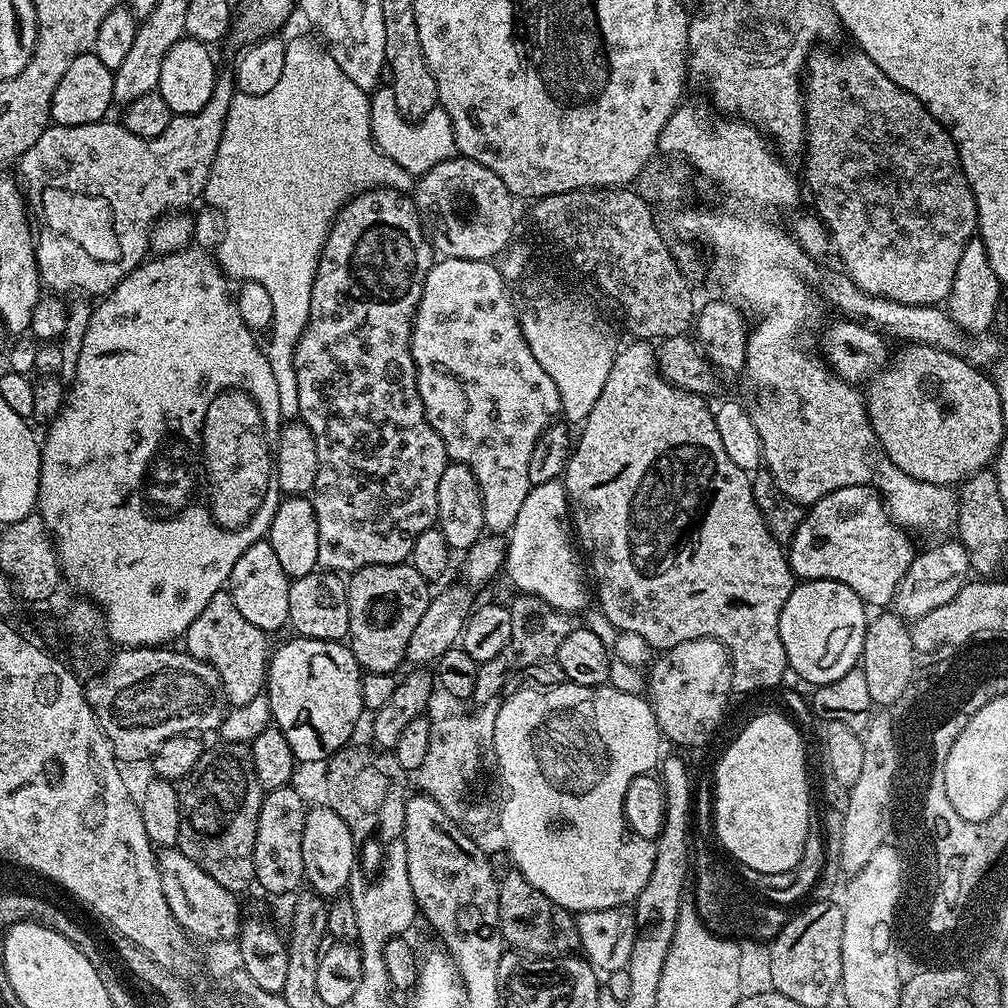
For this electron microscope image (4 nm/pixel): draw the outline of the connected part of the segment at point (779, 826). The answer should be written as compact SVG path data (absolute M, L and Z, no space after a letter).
M768 712L765 716L754 717L716 764L716 836L738 863L768 876L775 872L791 873L799 864L810 819L804 740L800 737L800 728L787 715L784 716Z

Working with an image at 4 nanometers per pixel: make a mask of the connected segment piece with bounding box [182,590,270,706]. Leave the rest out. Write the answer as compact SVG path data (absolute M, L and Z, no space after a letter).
M221 590L206 602L206 610L190 622L182 637L183 647L188 655L214 666L220 675L220 686L224 689L224 699L229 705L241 706L253 701L266 688L270 647L269 633L258 630L251 622L242 618L234 598L226 590Z

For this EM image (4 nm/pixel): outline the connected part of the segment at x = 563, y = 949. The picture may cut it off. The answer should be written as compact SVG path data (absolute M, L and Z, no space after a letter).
M518 871L499 877L498 918L505 945L533 958L555 958L575 953L580 947L576 916L555 904L542 890L530 886Z

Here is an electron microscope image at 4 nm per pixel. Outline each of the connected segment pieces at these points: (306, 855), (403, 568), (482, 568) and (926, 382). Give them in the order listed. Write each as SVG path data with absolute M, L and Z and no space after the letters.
M327 806L321 808L309 807L307 809L307 817L304 821L304 836L301 838L302 850L302 866L304 867L304 877L306 884L313 889L315 895L325 898L336 898L347 889L354 879L356 868L356 848L358 841L350 834L350 826L346 826L346 822L342 822L339 816Z
M411 563L402 564L371 564L365 568L359 568L347 577L348 585L348 617L350 626L346 637L354 658L360 663L365 673L369 672L391 672L397 671L399 664L405 663L404 655L406 648L410 646L410 638L418 627L422 614L426 614L426 606L430 599L429 581L414 570Z
M560 480L533 484L529 488L526 502L522 502L522 510L518 510L518 518L514 518L514 526L507 537L508 557L505 560L504 544L500 540L503 539L499 535L485 534L473 548L463 553L464 576L470 583L484 584L487 580L494 579L496 571L504 564L504 572L508 575L509 582L517 588L517 593L542 598L542 602L552 608L569 614L583 613L589 607L590 588L589 585L588 588L584 585L586 572L574 543L574 525L570 519L568 495Z
M904 344L901 349L888 367L867 385L866 407L870 426L882 450L886 450L890 462L894 462L902 474L910 474L910 478L931 484L959 486L975 472L985 471L995 461L1001 444L1005 443L1006 421L1002 418L996 381L989 373L988 376L984 373L987 371L952 352L925 344Z

